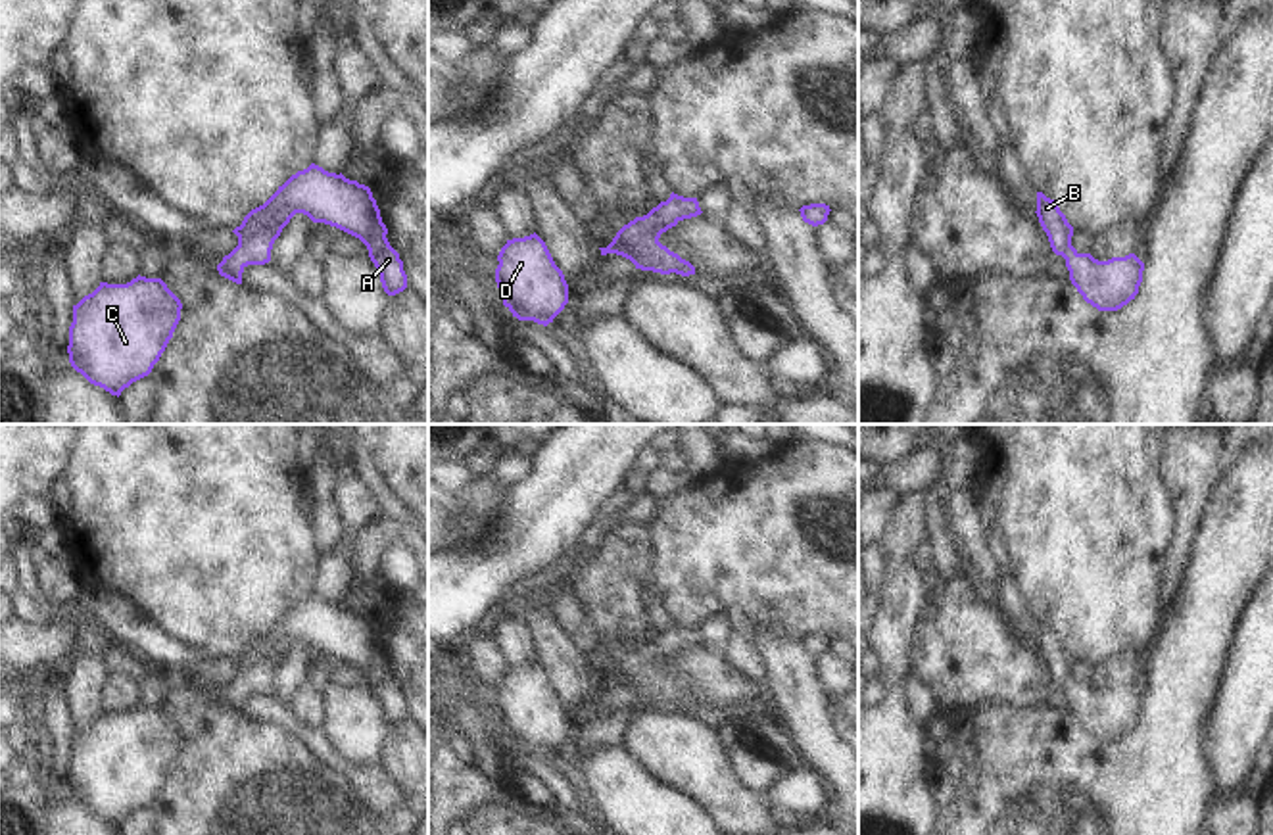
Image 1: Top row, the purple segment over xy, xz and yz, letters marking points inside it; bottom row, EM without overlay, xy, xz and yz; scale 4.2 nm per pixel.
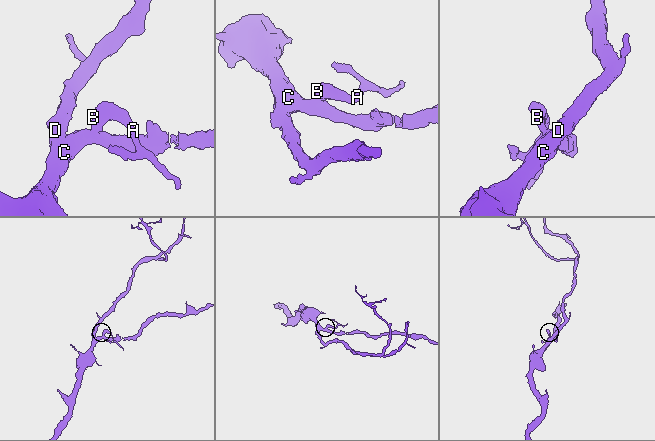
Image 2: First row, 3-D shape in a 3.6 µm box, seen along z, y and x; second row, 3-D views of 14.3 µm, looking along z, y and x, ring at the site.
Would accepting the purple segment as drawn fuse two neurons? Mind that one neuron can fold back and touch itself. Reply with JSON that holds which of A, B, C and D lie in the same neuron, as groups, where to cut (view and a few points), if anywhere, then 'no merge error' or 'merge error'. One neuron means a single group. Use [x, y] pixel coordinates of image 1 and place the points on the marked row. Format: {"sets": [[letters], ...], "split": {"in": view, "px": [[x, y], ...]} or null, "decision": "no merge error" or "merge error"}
{"sets": [["A", "B", "C", "D"]], "split": null, "decision": "no merge error"}

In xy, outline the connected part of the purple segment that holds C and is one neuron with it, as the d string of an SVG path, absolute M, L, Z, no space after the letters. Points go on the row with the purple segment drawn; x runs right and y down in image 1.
M161 278L100 286L73 305L69 363L90 384L121 395L148 376L180 321L180 299Z

